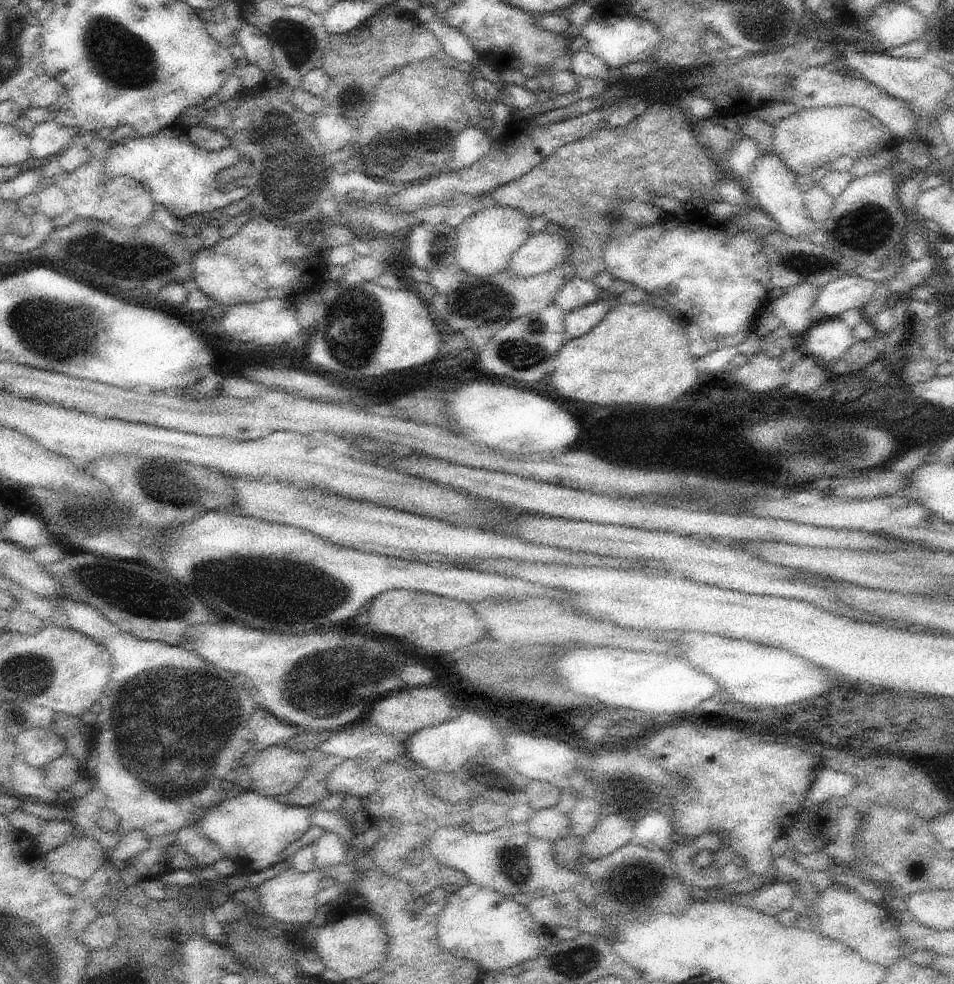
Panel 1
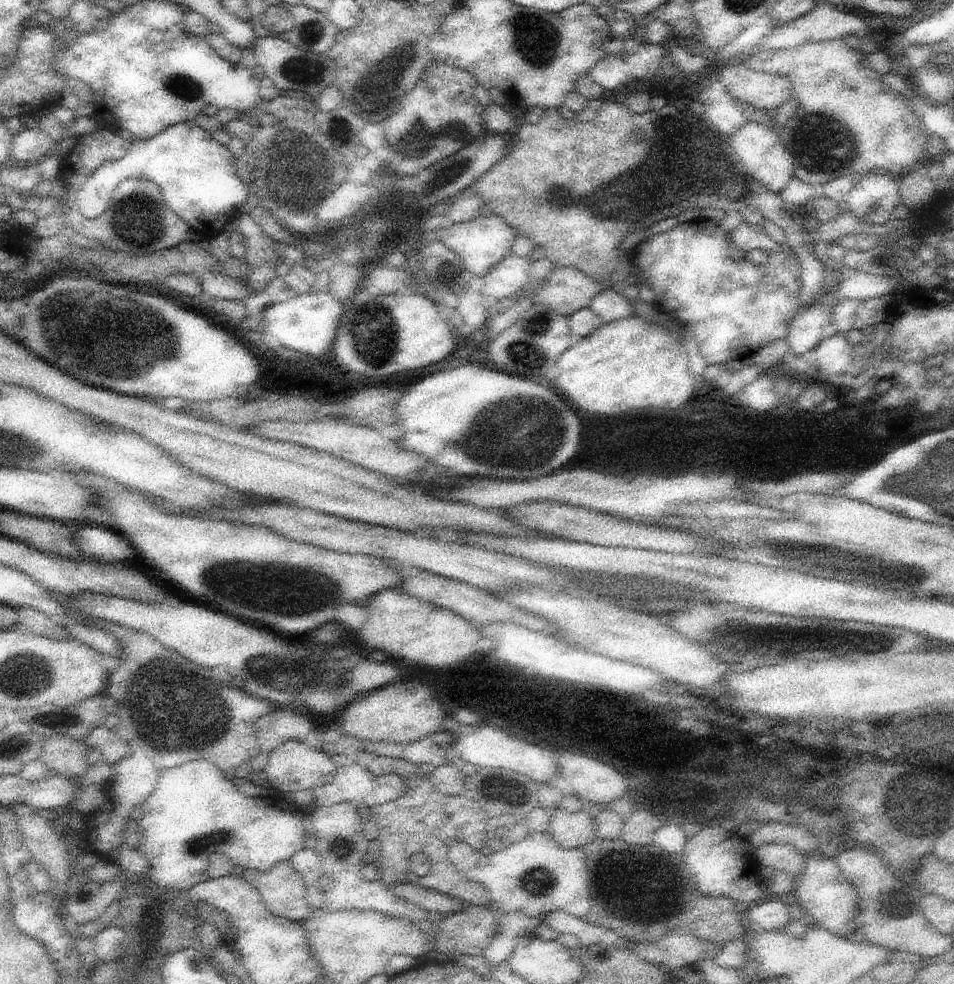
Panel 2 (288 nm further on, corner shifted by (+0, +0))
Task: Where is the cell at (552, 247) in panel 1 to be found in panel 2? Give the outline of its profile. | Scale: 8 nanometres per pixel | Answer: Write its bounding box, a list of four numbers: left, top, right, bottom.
[483,254,535,300]

